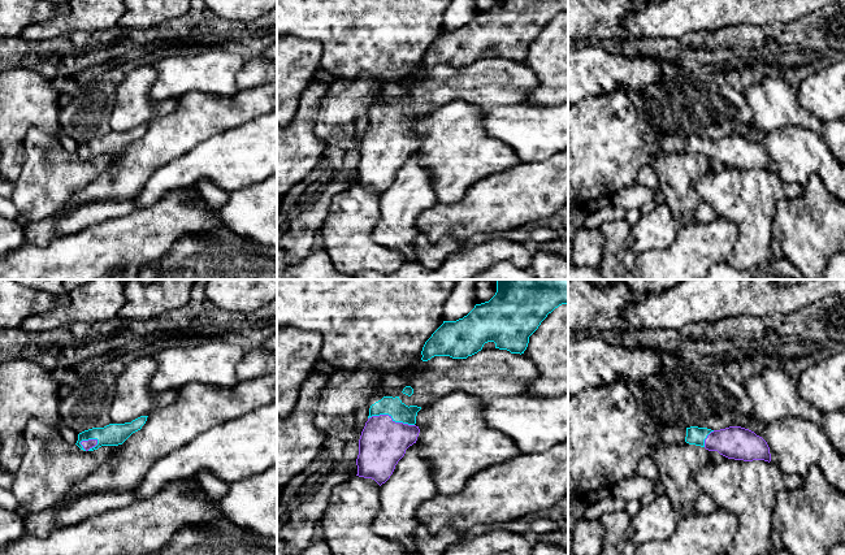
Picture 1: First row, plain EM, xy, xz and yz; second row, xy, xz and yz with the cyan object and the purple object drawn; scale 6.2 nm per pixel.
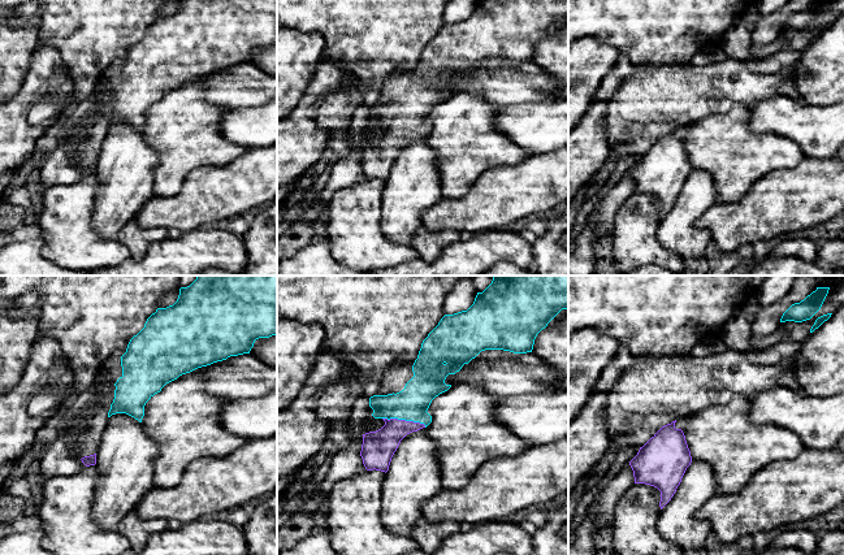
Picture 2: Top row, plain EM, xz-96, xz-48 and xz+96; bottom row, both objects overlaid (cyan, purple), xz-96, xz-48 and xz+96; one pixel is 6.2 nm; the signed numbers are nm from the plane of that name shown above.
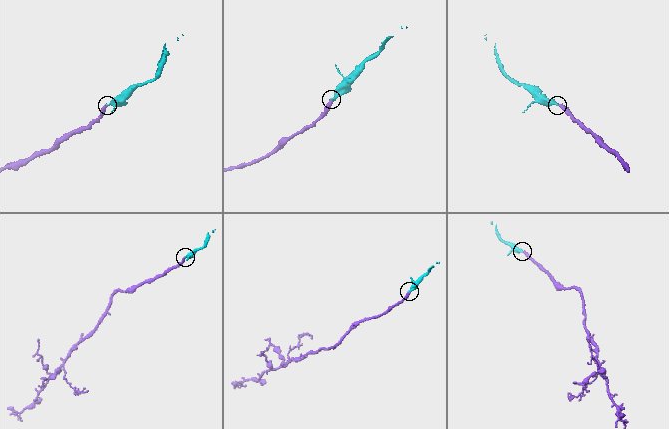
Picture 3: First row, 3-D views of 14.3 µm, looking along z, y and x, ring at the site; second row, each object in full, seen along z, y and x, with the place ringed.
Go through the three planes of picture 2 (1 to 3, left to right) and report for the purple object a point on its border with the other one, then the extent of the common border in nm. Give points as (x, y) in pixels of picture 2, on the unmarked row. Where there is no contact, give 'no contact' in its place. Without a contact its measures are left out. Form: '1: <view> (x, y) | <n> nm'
1: no contact
2: xz-48 (405, 128) | 280 nm
3: no contact

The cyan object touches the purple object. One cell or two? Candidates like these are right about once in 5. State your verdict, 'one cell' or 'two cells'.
one cell

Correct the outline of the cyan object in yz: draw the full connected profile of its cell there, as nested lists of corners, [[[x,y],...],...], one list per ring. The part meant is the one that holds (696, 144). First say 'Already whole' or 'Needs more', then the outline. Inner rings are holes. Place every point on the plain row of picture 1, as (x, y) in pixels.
Needs more. [[[660,133],[659,146],[660,151],[666,153],[686,151],[708,160],[718,160],[728,168],[771,170],[767,151],[754,140],[741,135],[711,139],[698,135],[685,136],[682,134]]]

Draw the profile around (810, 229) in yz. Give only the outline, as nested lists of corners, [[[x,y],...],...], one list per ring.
[[[811,174],[803,186],[803,194],[798,199],[785,199],[777,203],[774,217],[774,239],[781,246],[786,257],[806,279],[820,279],[828,259],[838,252],[845,252],[845,201],[829,194],[823,181]]]

